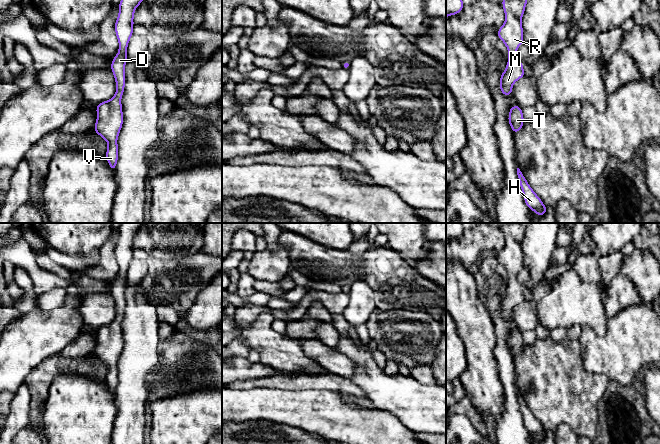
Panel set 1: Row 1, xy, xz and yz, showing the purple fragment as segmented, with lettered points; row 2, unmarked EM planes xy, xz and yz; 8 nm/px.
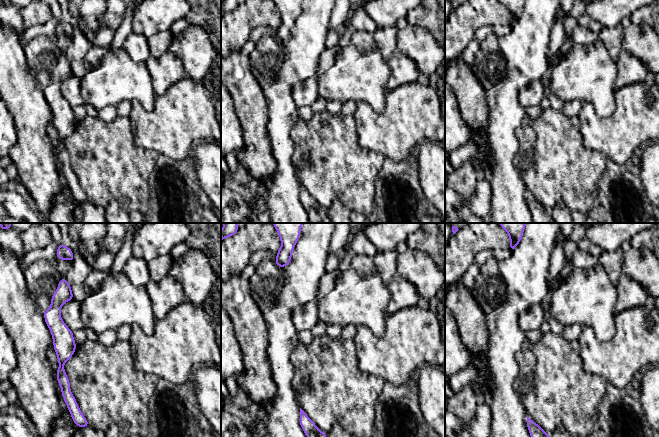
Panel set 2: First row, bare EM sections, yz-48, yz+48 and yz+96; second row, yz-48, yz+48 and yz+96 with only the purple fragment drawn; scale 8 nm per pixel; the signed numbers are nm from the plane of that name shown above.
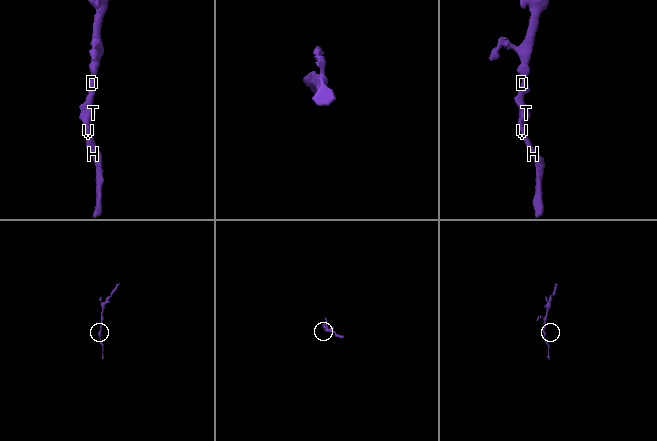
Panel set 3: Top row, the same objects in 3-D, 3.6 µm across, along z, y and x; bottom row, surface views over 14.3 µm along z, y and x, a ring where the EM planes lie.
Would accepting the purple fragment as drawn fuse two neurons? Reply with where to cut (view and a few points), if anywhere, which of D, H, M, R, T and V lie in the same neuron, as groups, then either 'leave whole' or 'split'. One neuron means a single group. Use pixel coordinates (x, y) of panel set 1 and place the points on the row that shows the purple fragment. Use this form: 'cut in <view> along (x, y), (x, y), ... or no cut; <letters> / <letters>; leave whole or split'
no cut; D H M R T V; leave whole

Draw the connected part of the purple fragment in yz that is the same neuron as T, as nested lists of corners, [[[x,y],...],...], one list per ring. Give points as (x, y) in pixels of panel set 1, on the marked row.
[[[518,105],[510,108],[508,121],[514,134],[521,130],[524,123],[524,117],[522,114],[522,109]]]

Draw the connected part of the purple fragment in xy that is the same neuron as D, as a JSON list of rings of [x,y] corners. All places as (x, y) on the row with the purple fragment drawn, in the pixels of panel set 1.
[[[121,0],[119,14],[115,22],[115,32],[119,41],[118,54],[114,57],[111,70],[117,86],[113,98],[97,105],[97,121],[94,131],[108,143],[106,159],[114,171],[118,160],[117,139],[123,124],[121,98],[125,87],[125,64],[127,60],[127,46],[134,26],[133,17],[135,9],[143,0]]]

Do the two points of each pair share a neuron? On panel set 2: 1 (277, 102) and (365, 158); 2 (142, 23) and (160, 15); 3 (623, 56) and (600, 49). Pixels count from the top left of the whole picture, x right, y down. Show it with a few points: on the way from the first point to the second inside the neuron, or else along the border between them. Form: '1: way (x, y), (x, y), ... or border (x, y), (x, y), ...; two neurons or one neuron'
1: border (299, 119), (291, 130), (293, 142); two neurons
2: way (146, 20), (152, 15), (156, 15); one neuron
3: border (616, 59), (617, 76), (614, 82); two neurons

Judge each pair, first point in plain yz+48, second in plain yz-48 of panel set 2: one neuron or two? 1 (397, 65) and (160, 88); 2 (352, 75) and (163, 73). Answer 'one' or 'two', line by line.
1: one
2: two

